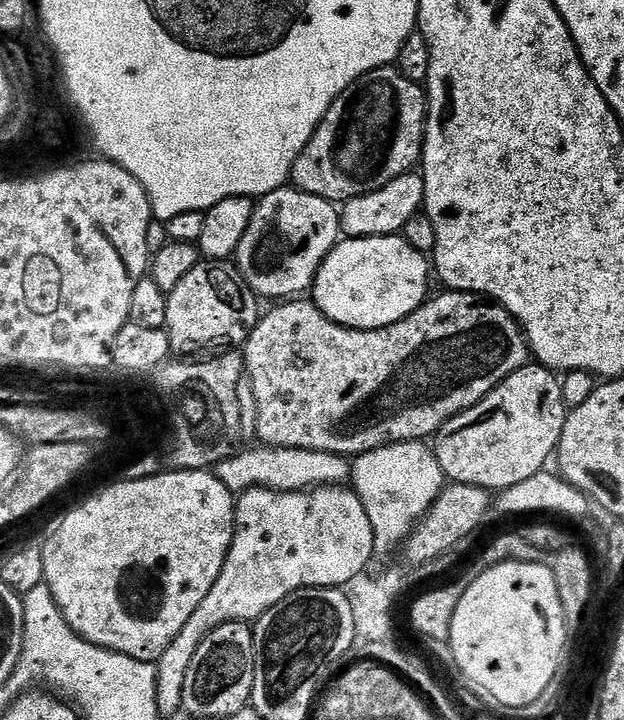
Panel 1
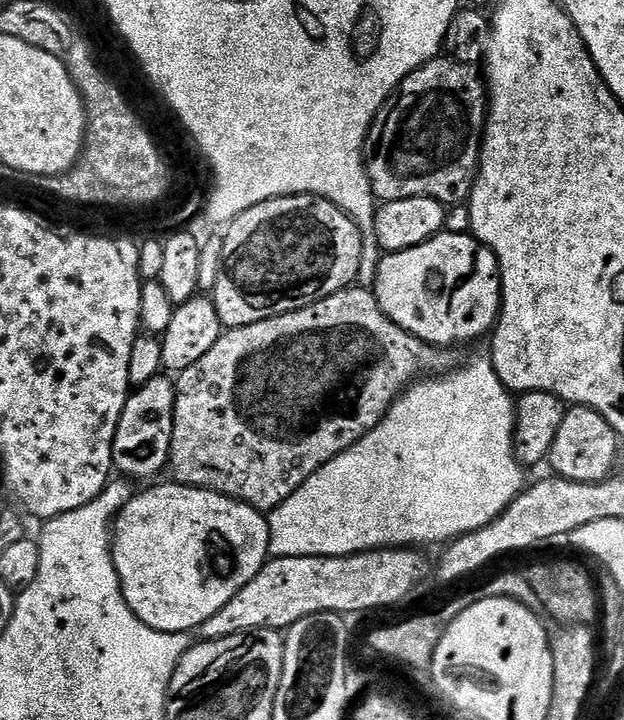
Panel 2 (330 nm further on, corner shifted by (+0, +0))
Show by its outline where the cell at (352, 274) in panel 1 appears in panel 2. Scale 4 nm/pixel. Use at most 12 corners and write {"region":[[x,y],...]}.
{"region":[[441,232],[376,265],[380,308],[437,346],[500,319],[496,255]]}

